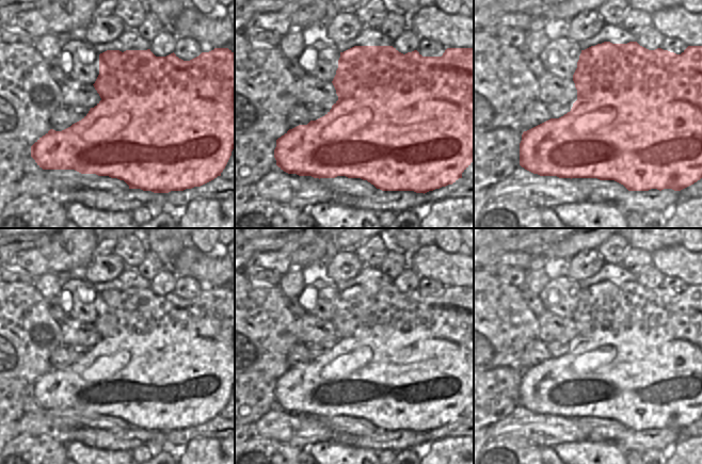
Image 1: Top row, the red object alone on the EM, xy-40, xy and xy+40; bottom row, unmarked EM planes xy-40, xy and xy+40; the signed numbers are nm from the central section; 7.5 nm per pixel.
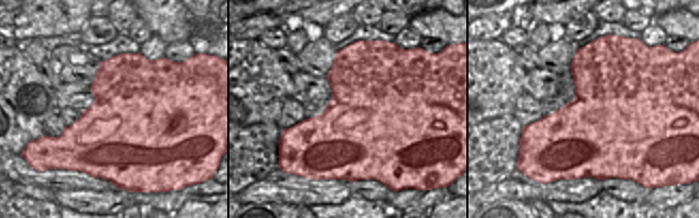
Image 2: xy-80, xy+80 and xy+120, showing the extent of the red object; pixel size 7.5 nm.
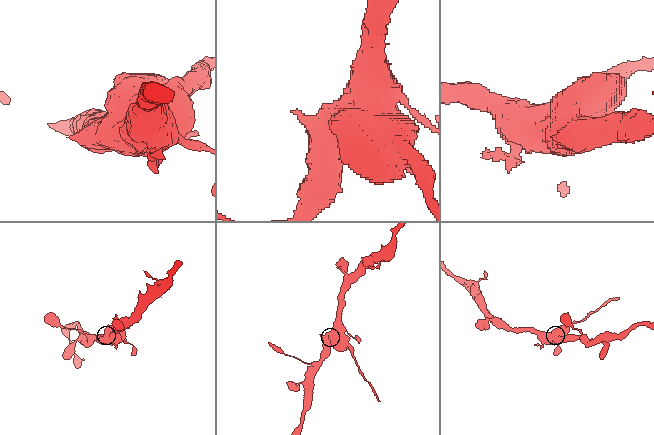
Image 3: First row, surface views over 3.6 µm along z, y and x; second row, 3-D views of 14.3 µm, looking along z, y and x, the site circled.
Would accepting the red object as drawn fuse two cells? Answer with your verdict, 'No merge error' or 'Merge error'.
Merge error.

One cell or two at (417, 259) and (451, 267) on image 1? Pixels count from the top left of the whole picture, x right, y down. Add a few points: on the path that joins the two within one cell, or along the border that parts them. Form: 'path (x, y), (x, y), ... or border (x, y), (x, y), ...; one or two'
path (426, 261), (443, 267); one

